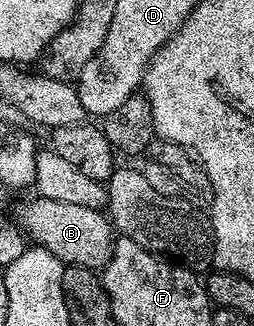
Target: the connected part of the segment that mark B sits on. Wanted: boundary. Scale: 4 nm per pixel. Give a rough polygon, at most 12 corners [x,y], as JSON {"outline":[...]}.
{"outline":[[34,197],[20,226],[64,265],[101,269],[116,232],[92,207]]}

